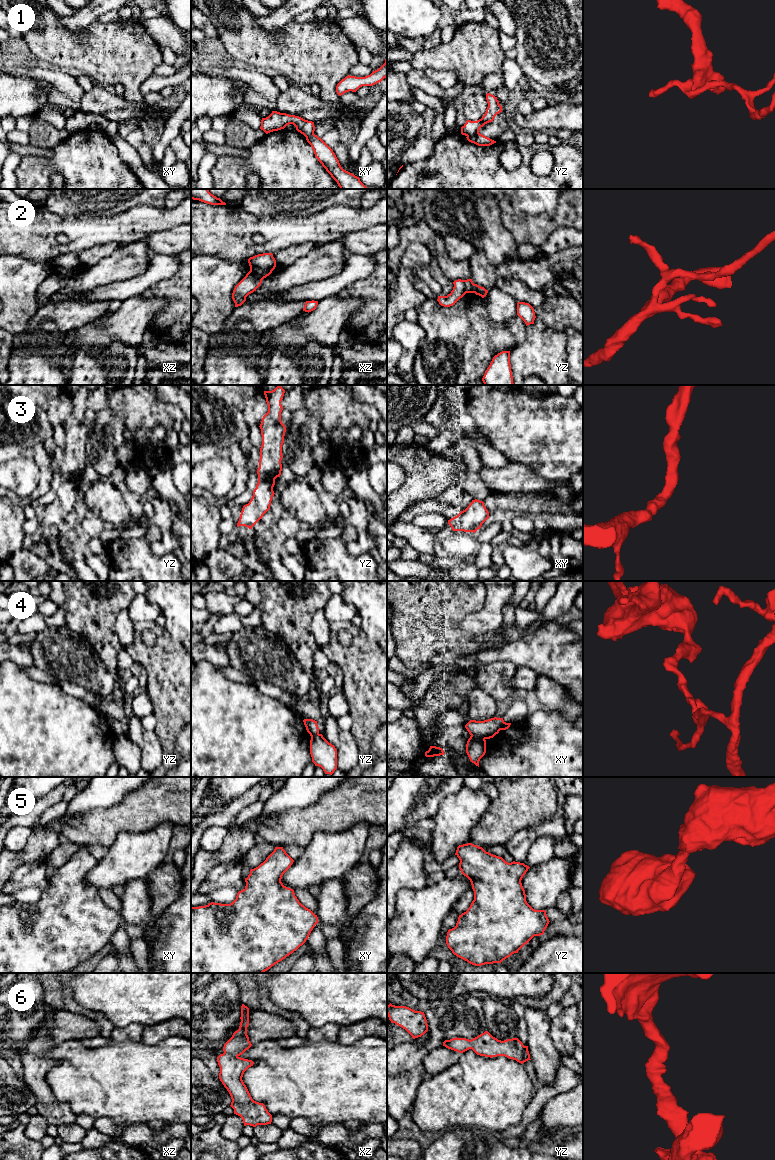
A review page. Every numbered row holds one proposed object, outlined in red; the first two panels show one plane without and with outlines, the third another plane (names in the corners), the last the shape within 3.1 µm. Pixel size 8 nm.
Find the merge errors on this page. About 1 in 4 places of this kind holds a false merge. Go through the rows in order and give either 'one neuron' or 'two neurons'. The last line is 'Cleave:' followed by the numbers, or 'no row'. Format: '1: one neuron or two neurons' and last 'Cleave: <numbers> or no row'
1: two neurons
2: two neurons
3: one neuron
4: two neurons
5: one neuron
6: one neuron
Cleave: 1, 2, 4

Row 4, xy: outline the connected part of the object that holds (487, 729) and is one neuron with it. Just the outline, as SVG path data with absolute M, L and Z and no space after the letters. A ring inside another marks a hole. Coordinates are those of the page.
M491 718L484 721L470 720L465 728L471 736L478 736L484 739L493 738L499 733L503 726L503 718Z

